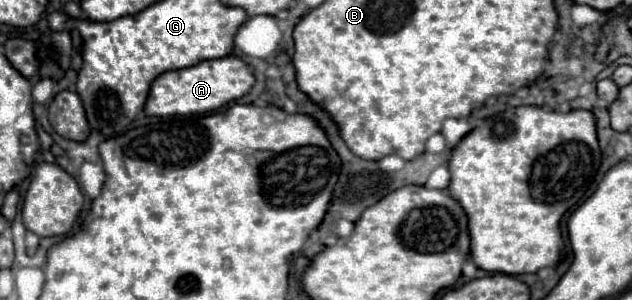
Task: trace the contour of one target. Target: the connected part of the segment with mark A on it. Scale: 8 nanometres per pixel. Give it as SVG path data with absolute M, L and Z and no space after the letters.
M227 55L213 61L201 61L193 67L161 73L149 89L145 101L145 115L169 117L169 115L203 115L221 109L223 105L241 99L253 87L255 77L249 67L235 55Z

